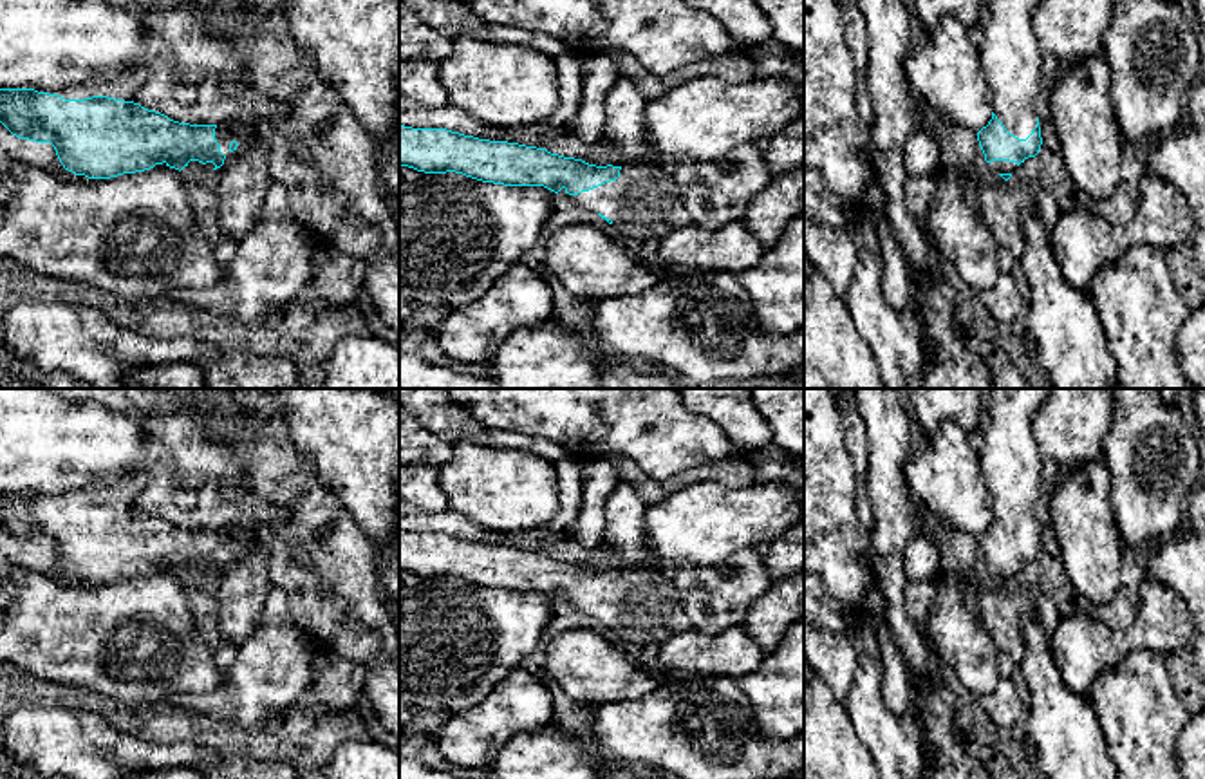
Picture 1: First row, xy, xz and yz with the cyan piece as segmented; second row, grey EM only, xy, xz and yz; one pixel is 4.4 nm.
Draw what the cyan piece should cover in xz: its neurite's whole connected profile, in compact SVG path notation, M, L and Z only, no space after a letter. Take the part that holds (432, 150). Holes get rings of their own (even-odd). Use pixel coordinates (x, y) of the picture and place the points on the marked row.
M399 123L399 166L425 174L455 172L504 186L544 186L585 210L596 211L623 233L640 239L663 239L674 230L694 224L670 168L661 163L596 166L582 159L551 154L546 148L479 139L446 128L412 128Z

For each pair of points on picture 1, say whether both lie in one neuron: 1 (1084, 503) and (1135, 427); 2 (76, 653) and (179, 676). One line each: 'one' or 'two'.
1: two
2: one

